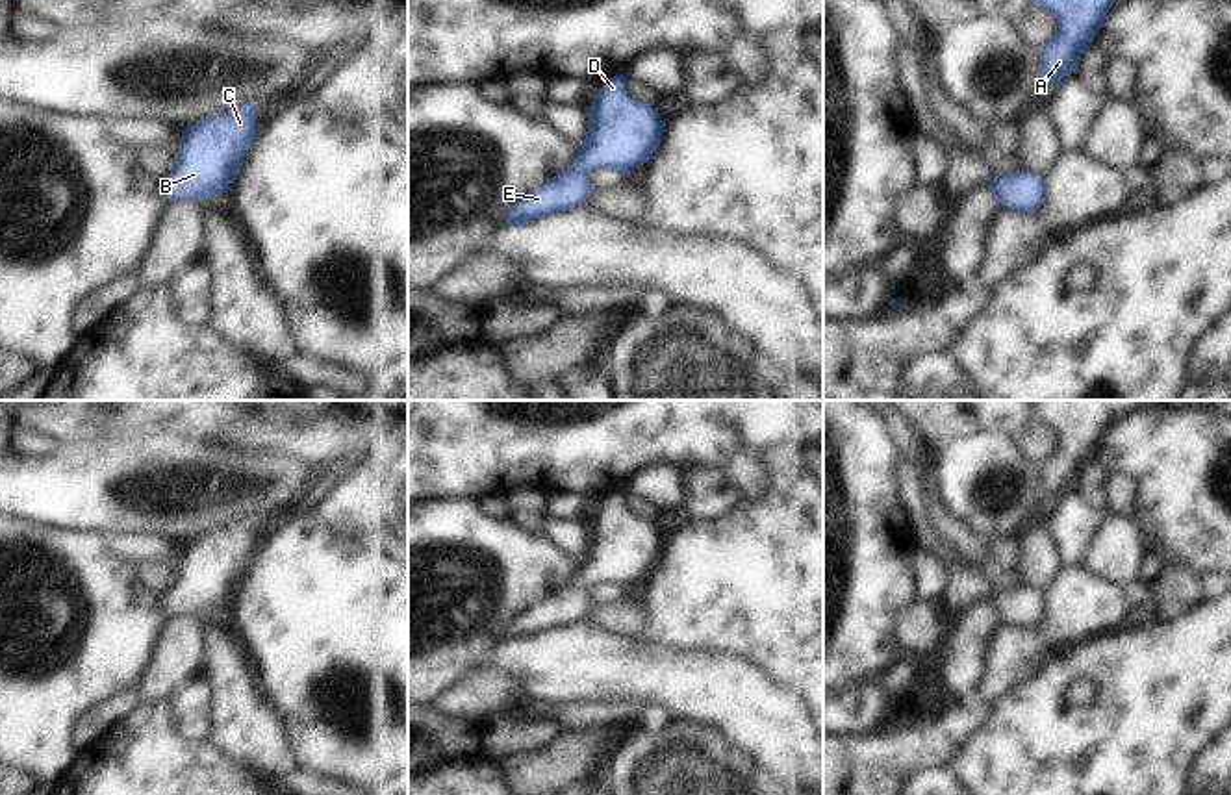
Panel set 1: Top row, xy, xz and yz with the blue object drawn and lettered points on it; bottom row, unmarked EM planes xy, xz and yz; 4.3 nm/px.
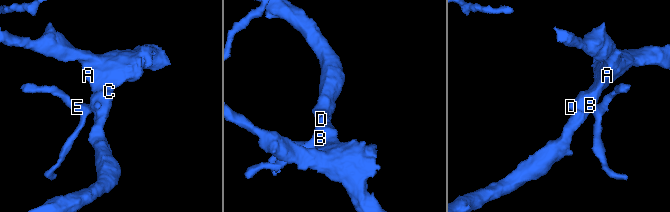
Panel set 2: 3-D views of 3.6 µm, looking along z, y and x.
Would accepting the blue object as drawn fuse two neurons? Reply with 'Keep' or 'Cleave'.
Keep

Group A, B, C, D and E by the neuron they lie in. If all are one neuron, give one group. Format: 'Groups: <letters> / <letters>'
Groups: A B C D E

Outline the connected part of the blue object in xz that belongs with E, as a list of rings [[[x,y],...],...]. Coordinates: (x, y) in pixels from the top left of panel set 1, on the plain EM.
[[[623,489],[604,495],[590,519],[590,545],[578,573],[547,599],[514,617],[506,639],[527,639],[545,630],[584,621],[593,606],[593,584],[630,584],[647,578],[660,560],[666,537],[649,519],[632,513]]]

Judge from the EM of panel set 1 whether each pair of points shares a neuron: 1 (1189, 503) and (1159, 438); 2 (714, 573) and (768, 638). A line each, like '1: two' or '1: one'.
1: one
2: one

